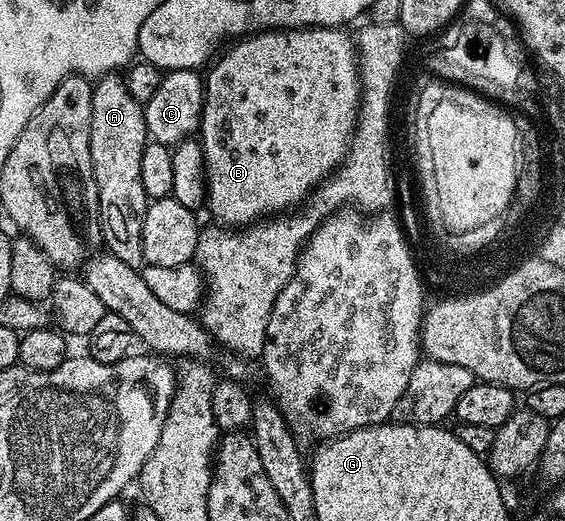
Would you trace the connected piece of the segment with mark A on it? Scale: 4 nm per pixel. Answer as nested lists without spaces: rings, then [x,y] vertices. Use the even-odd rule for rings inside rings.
[[[105,75],[93,83],[90,151],[92,172],[98,185],[98,214],[102,218],[102,241],[116,260],[138,268],[143,265],[144,216],[148,199],[140,184],[140,159],[148,141],[146,111],[128,92],[125,77]]]

